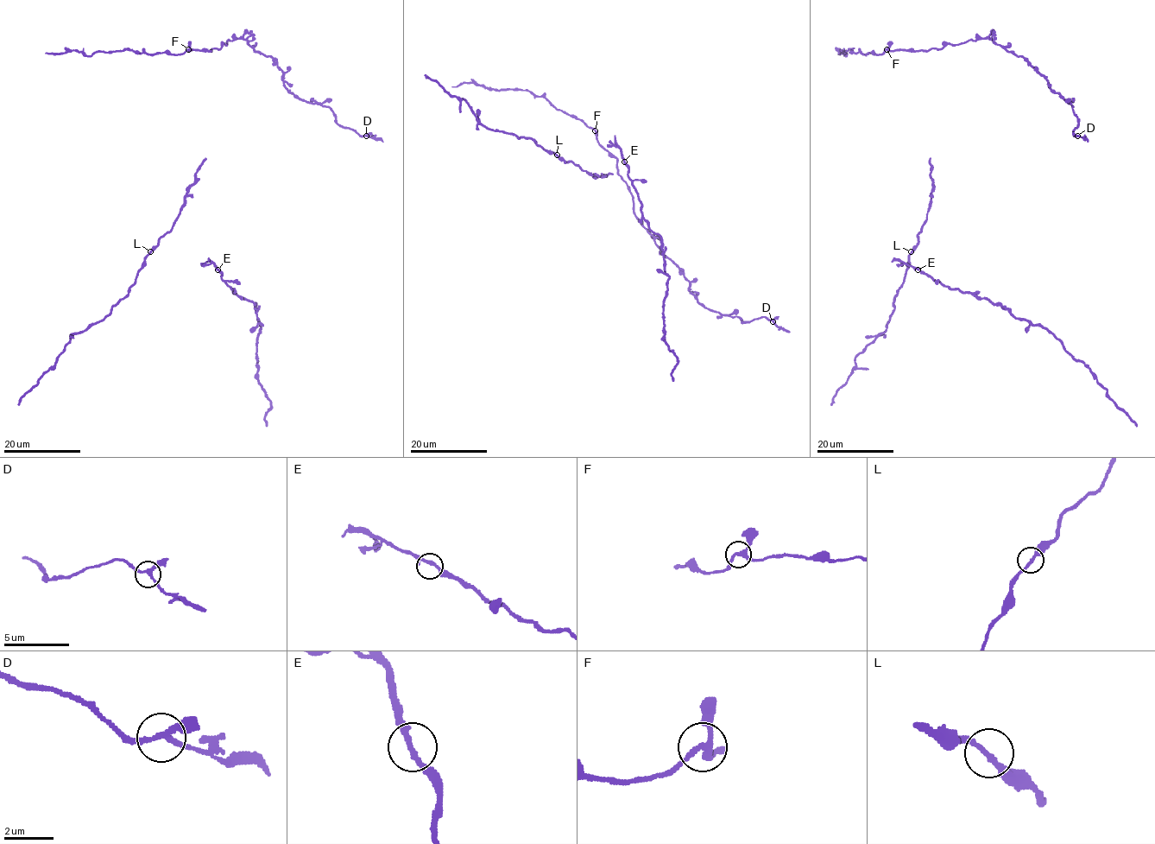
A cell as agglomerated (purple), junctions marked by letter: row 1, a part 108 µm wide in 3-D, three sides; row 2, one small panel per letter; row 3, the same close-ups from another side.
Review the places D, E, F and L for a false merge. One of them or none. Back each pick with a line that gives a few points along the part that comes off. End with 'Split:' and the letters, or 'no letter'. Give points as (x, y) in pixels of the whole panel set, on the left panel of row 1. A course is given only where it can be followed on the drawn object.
Split: no letter

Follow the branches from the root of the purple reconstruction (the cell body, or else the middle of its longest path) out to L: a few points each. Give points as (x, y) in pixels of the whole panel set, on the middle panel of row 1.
L: (600, 176), (591, 174), (557, 155)

